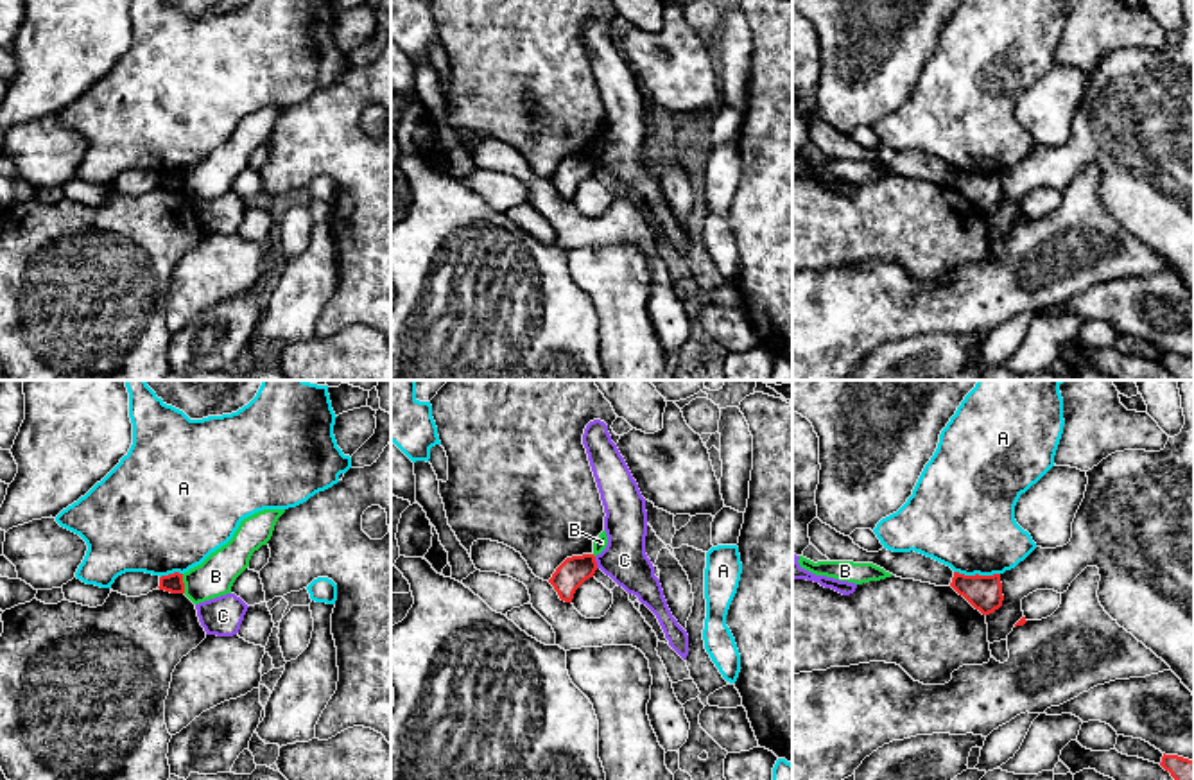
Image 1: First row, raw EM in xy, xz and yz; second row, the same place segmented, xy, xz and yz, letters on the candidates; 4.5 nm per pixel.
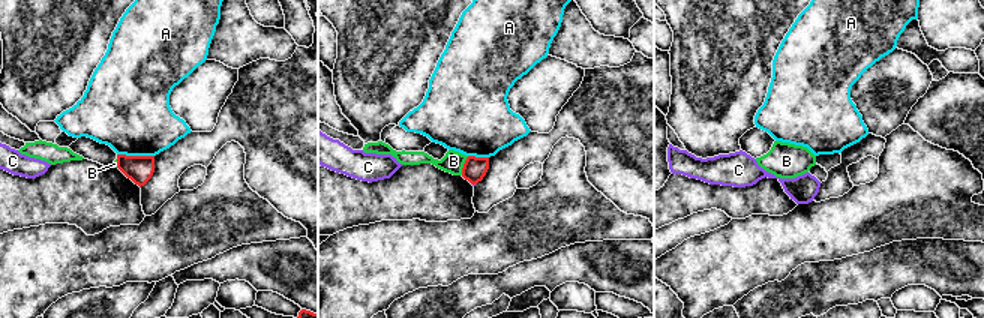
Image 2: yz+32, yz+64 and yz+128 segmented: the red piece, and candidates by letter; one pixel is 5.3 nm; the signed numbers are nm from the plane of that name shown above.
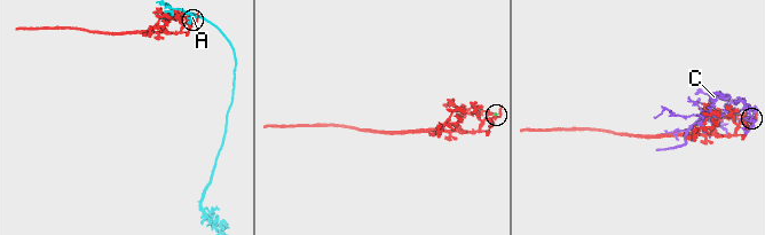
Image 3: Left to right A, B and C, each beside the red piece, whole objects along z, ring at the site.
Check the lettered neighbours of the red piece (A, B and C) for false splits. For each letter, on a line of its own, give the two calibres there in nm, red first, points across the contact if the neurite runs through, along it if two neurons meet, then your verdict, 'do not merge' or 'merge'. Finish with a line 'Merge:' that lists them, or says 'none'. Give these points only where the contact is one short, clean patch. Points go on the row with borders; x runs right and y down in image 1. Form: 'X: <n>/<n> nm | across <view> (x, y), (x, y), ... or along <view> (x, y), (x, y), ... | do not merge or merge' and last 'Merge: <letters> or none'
A: 160/440 nm | along yz (954, 571), (965, 574), (999, 574) | do not merge
B: 90/170 nm | along xy (181, 574), (185, 592) | do not merge
C: 140/200 nm | do not merge
Merge: none

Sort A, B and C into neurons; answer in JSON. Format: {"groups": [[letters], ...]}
{"groups": [["A"], ["B"], ["C"]]}

